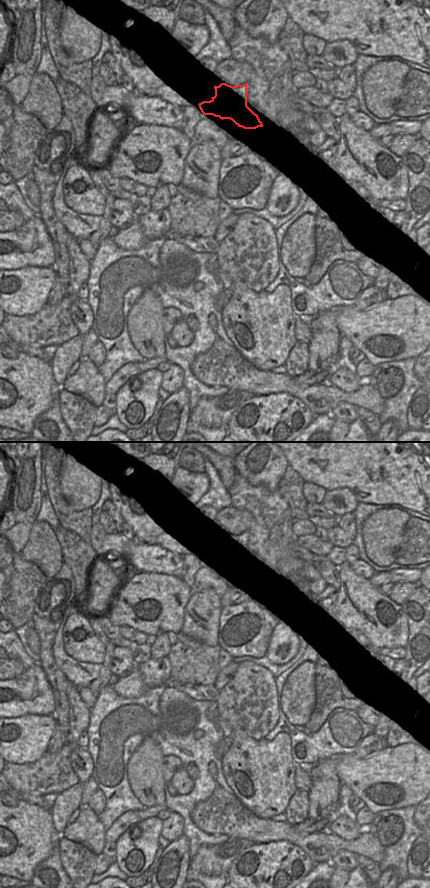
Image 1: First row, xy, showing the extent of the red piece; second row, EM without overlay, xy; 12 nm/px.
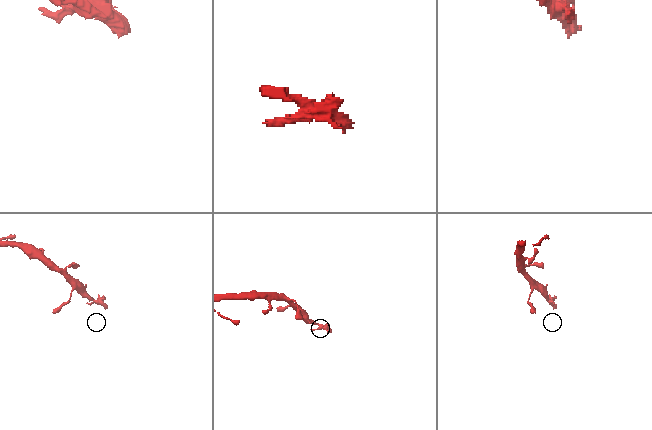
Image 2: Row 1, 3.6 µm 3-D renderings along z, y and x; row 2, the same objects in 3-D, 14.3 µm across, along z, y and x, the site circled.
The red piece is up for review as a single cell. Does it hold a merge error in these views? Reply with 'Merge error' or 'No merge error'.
Merge error

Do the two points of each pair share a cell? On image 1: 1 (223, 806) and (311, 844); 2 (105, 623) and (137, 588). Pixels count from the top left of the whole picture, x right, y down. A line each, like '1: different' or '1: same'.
1: same
2: different

